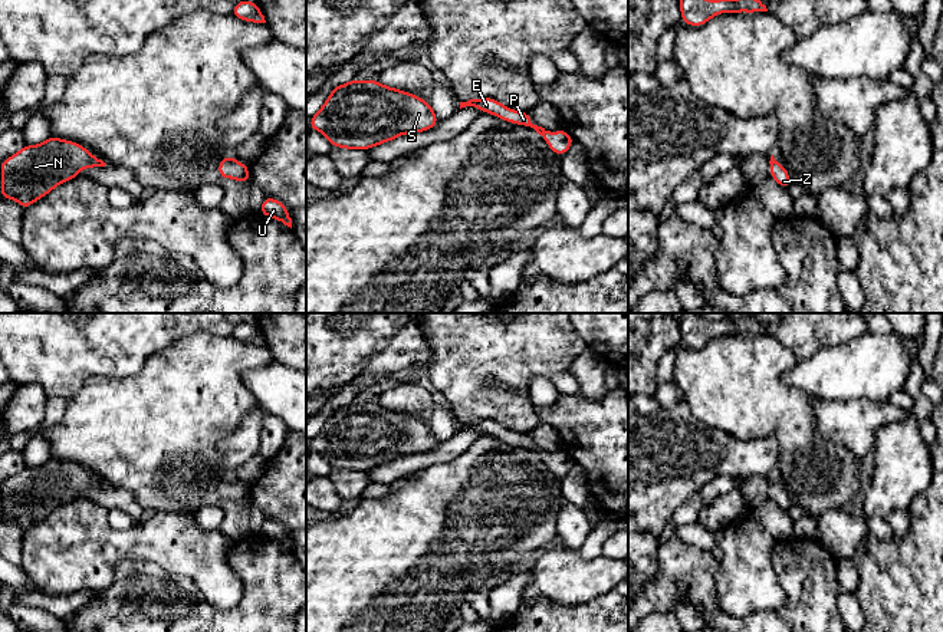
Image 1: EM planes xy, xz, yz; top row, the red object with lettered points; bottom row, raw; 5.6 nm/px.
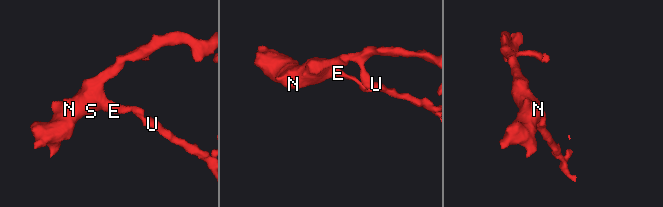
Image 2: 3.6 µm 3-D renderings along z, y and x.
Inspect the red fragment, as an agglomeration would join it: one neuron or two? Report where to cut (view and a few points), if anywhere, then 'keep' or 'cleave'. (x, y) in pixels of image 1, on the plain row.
cut none; keep

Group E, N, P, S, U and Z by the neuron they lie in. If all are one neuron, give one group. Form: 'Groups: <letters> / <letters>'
Groups: E N P S U Z

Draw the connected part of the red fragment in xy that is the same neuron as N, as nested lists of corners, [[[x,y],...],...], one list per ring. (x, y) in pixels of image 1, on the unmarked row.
[[[50,457],[39,467],[26,467],[0,485],[4,521],[16,521],[24,531],[59,506],[79,498],[82,490],[105,488],[79,464]]]

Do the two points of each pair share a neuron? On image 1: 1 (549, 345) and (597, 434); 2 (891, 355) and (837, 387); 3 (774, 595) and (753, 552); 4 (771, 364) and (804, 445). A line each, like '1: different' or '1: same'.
1: different
2: same
3: same
4: same

